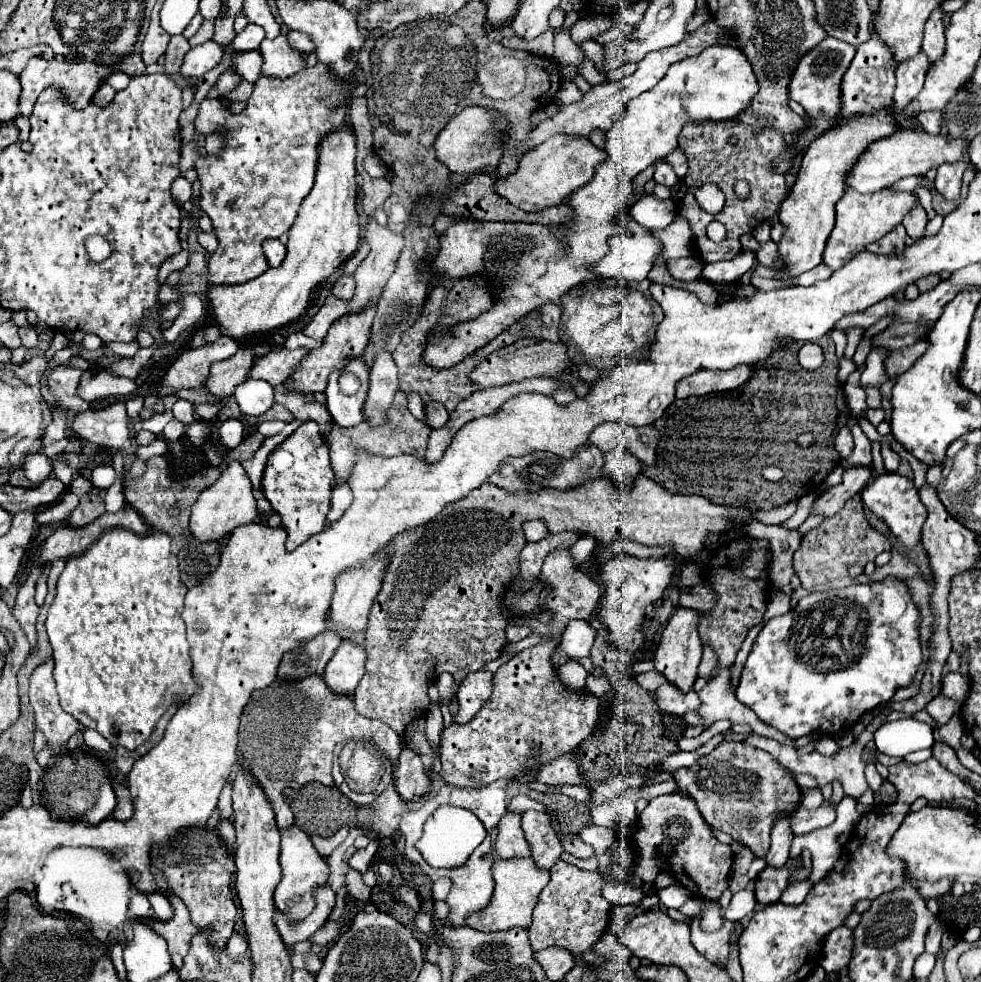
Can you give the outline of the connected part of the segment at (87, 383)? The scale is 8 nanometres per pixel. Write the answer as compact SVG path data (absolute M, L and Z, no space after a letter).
M89 369L83 373L77 395L83 397L85 401L95 401L95 399L105 399L105 397L125 397L125 395L135 395L139 393L139 385L131 379L109 375L103 369Z

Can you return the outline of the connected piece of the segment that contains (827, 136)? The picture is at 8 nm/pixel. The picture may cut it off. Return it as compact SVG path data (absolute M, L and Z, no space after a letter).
M891 103L875 113L863 113L859 117L841 121L839 125L823 131L809 145L797 175L797 183L787 195L787 201L783 201L783 207L779 207L779 221L787 229L787 233L779 241L779 255L785 261L785 267L789 269L791 277L809 271L821 263L825 241L835 221L835 205L847 191L847 179L851 169L855 167L859 157L867 151L871 143L889 137L899 129L901 129L901 121Z

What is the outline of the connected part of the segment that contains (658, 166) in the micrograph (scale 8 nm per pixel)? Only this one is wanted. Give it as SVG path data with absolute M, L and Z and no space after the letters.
M655 159L653 167L655 167L653 179L655 179L657 183L663 183L663 185L667 185L667 187L673 187L673 185L679 181L679 177L675 175L675 171L673 171L673 167L667 163L667 159Z

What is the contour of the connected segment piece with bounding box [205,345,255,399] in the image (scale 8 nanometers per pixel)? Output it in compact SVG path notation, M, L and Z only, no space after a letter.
M251 345L243 347L231 359L211 365L211 377L207 379L205 387L217 399L229 397L229 395L233 395L235 387L247 379L253 363L255 363L253 347Z

